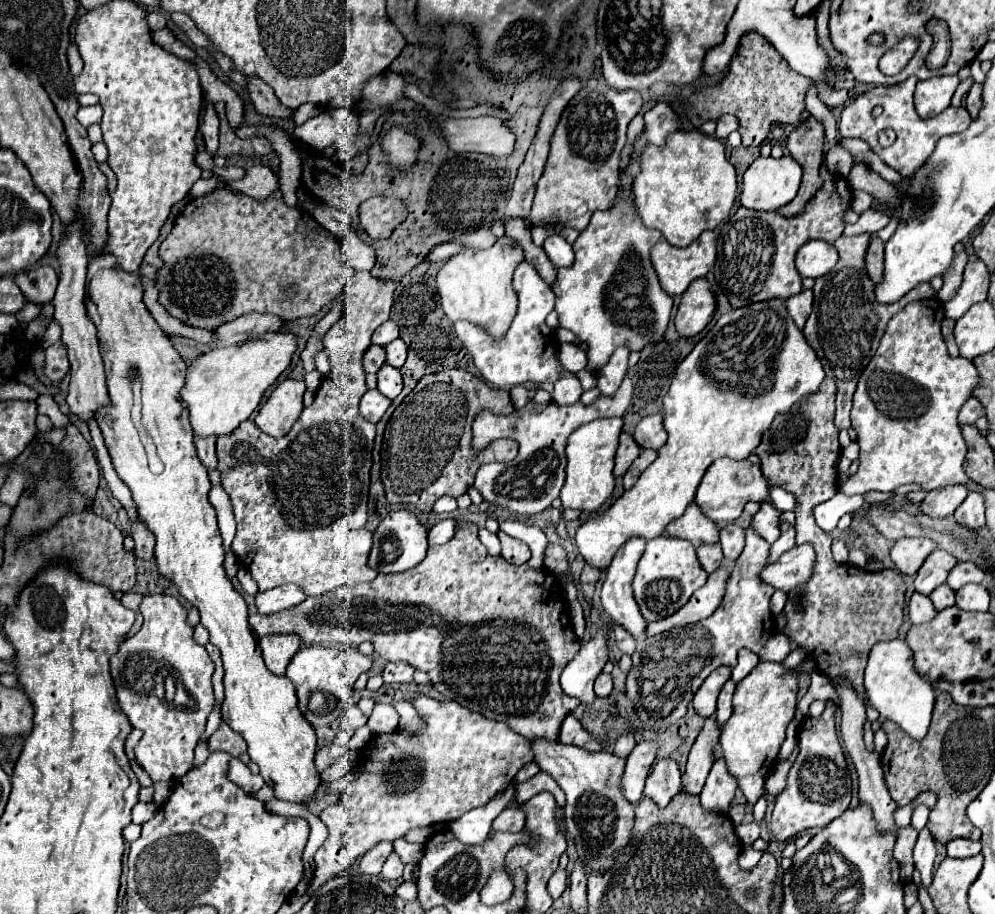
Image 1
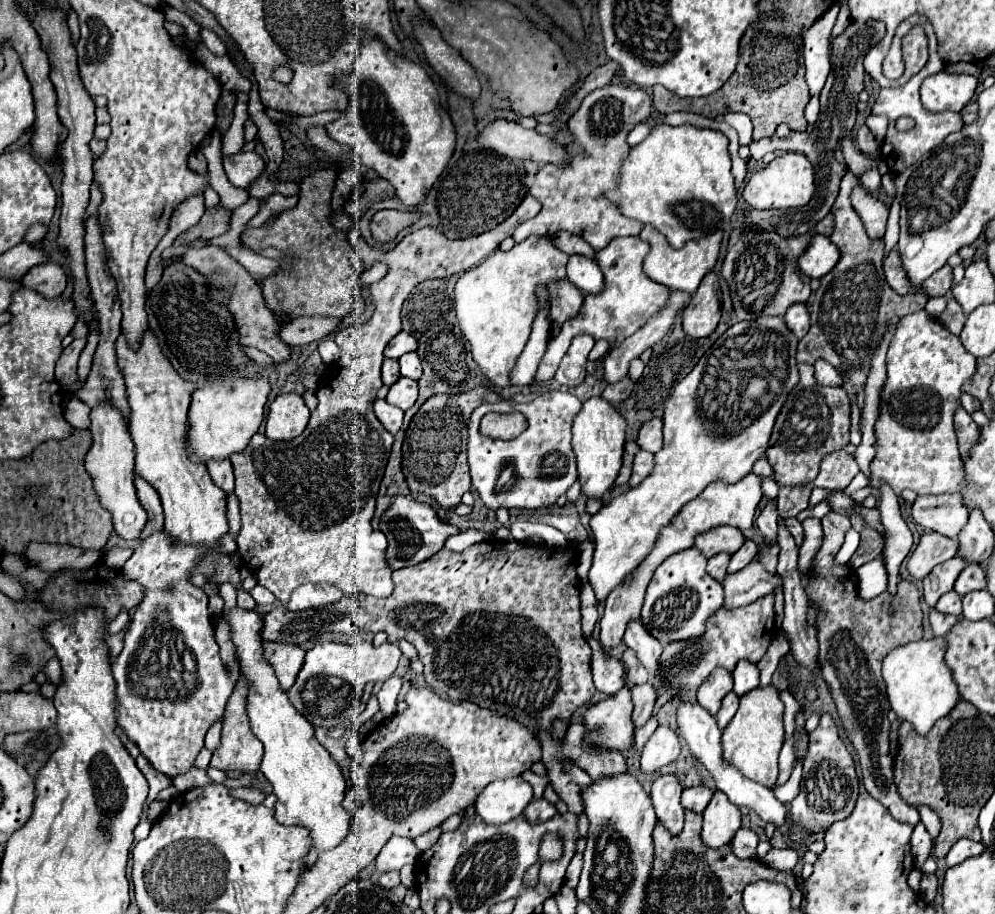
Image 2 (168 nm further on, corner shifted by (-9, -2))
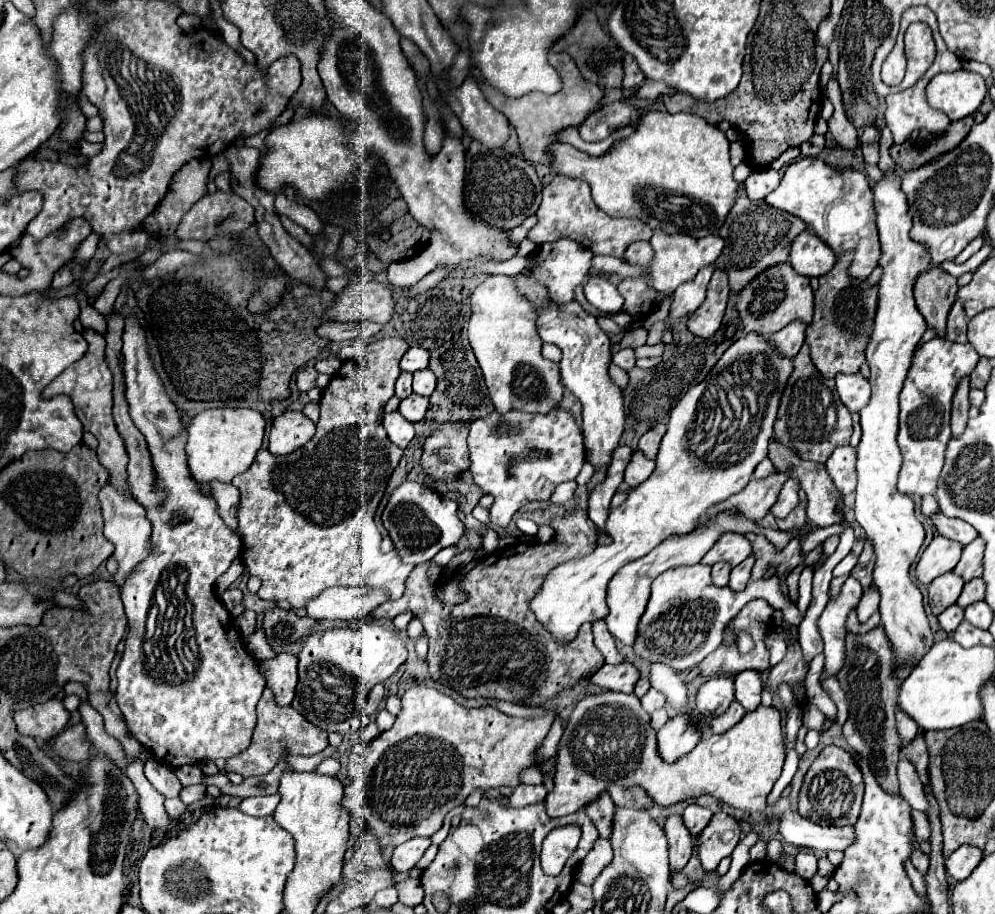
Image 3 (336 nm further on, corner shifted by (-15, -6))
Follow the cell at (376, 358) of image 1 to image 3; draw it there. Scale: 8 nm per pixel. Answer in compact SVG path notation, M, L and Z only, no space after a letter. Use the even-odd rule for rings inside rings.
M402 373L400 379L396 381L396 397L398 399L406 399L412 393L412 375L410 373Z

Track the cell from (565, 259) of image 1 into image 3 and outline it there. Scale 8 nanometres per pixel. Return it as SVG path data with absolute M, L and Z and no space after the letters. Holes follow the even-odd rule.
M590 275L590 281L584 287L584 295L588 303L592 303L600 313L610 315L610 313L620 313L624 305L624 297L618 293L616 285L612 285L606 277Z

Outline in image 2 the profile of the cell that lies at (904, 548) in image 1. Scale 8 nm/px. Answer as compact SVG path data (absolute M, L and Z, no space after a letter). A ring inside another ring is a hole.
M924 533L908 559L908 571L914 579L924 579L936 565L952 559L956 553L958 539L950 539L938 533Z

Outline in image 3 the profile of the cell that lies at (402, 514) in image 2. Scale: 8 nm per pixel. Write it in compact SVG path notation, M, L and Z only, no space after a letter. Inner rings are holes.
M404 481L388 499L388 505L382 513L382 523L396 545L404 563L420 565L430 561L440 549L452 547L464 533L464 525L456 515L458 503L450 497L440 495L438 491L420 485L416 481Z

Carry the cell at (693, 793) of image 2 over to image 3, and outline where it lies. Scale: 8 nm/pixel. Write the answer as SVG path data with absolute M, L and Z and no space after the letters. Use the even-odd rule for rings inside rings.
M688 805L684 811L684 825L690 829L690 835L696 837L702 833L702 829L710 823L712 819L712 811L706 807L698 807L698 805Z

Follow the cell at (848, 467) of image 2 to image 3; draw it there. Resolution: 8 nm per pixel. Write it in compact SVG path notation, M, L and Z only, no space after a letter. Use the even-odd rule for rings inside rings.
M852 445L840 447L826 461L828 475L842 495L850 495L856 489L856 449Z

